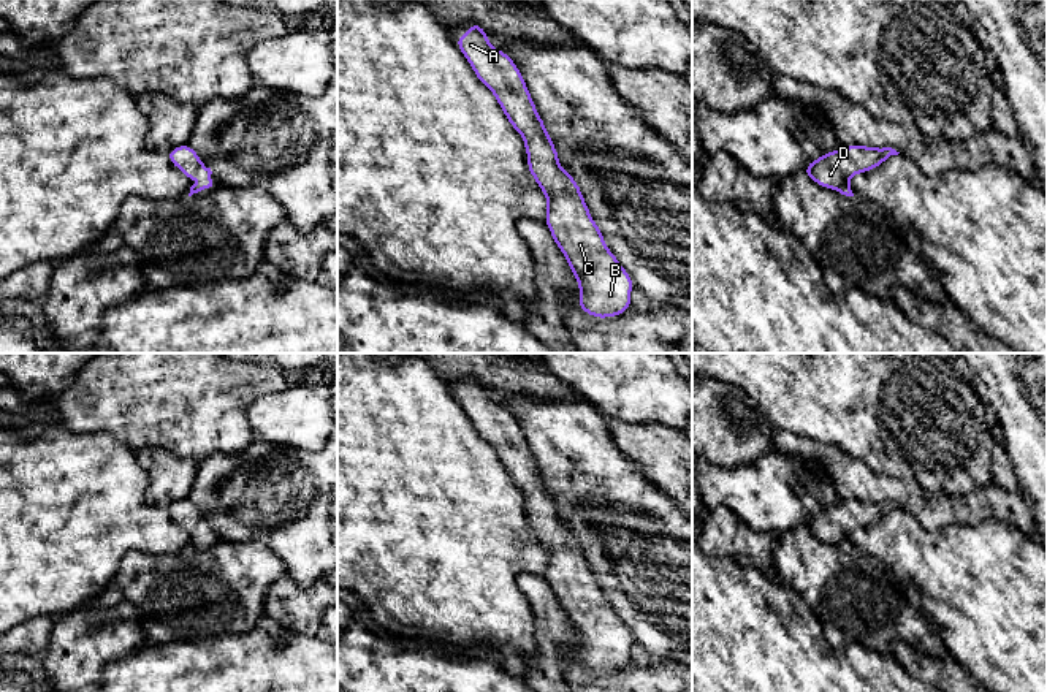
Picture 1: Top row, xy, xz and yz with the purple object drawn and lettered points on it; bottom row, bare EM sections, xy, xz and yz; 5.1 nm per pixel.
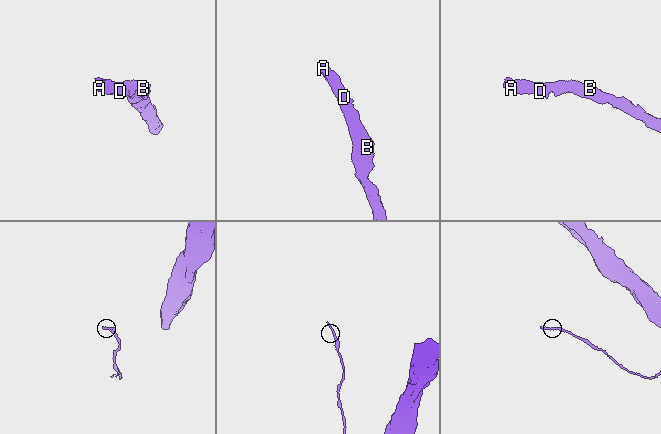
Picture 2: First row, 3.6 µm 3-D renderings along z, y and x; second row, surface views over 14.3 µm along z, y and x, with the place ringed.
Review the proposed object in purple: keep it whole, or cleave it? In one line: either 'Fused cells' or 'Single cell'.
Single cell

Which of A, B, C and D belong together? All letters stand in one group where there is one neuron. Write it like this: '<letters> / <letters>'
A B C D

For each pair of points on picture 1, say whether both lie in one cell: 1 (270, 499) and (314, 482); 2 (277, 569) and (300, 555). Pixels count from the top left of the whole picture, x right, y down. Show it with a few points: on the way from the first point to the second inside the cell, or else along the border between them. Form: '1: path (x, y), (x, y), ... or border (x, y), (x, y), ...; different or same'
1: path (281, 488), (287, 482), (303, 482); same
2: border (255, 542), (262, 542), (284, 564), (287, 574); different

